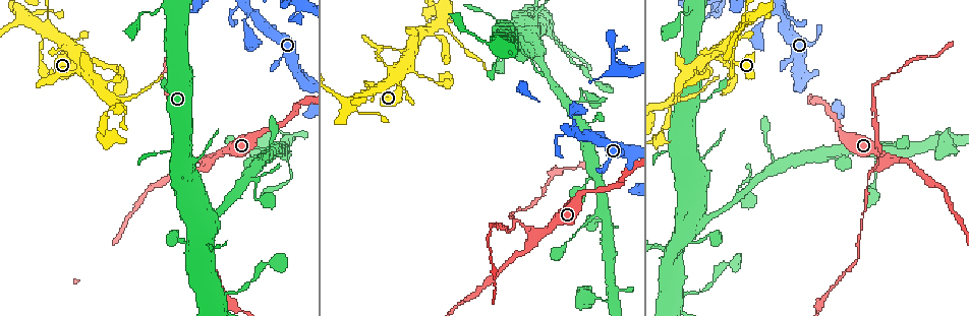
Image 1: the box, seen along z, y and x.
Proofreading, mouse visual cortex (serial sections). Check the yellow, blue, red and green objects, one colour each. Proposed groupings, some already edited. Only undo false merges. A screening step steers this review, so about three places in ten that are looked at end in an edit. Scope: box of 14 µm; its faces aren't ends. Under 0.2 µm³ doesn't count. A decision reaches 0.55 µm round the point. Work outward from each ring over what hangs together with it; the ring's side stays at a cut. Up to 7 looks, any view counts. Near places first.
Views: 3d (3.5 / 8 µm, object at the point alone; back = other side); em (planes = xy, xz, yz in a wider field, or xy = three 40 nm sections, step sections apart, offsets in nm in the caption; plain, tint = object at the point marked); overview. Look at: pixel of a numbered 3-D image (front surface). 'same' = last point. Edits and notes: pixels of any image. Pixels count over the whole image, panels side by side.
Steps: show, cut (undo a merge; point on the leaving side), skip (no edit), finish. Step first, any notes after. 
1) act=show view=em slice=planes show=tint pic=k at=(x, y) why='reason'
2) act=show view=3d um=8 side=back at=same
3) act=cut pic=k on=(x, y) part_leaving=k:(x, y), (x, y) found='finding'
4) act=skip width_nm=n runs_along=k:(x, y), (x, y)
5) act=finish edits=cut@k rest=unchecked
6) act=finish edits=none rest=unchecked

act=show view=3d um=3.5 pic=1 at=(549, 229)

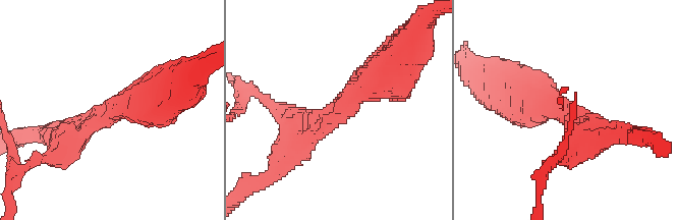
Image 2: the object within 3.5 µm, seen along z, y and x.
act=show view=em slice=xy step=5 show=tint pic=2 at=(336, 115) why='shape alone is not enough'

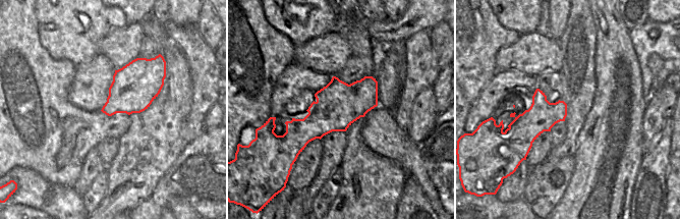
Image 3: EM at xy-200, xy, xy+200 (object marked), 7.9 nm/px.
act=show view=em slice=xy step=3 show=tint at=same

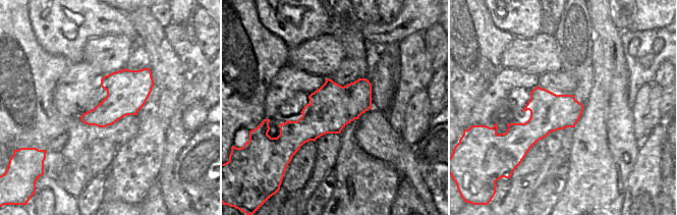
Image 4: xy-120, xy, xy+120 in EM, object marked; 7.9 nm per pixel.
act=skip arm_widths_nm=350,400,500 runs_along=2:(157, 97), (123, 103), (57, 156) found='continuous, no second cell'

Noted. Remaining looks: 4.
act=show view=3d um=3.5 pic=1 at=(867, 183) why='a narrow waist'

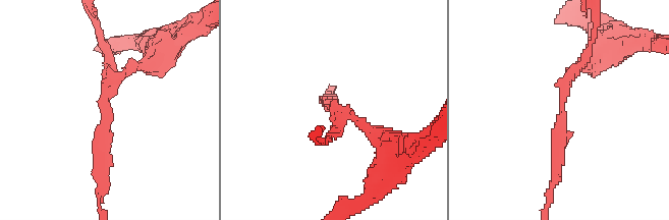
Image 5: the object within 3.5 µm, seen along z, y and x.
act=show view=em slice=xy step=3 show=tint pic=5 at=(331, 107) arm_widths_nm=150,200

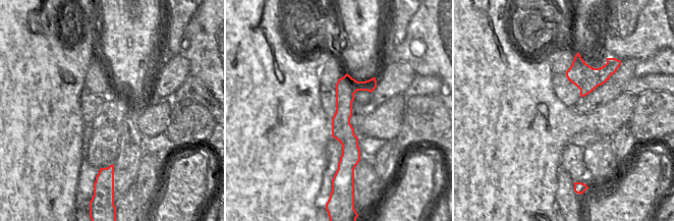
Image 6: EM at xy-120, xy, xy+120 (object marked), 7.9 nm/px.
act=cut pic=5 on=(562, 118) width_nm=170 part_leaving=5:(570, 76), (565, 83), (560, 120), (558, 170) found='two cells meet here'

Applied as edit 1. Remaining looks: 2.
act=show view=3d um=3.5 pic=1 at=(737, 27) why='thin arm on a thick one'

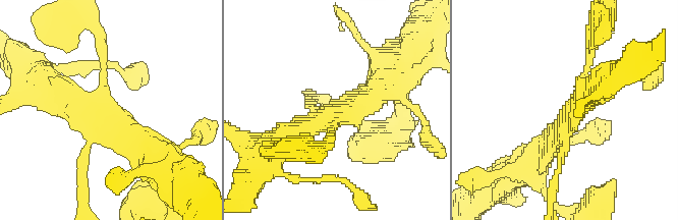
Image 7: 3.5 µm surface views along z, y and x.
act=show view=em slice=xy step=2 show=tint pic=7 at=(572, 112)

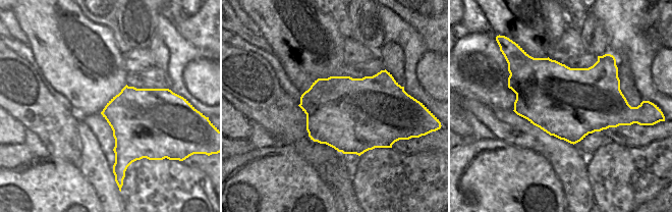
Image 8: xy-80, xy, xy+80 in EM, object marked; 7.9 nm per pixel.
act=skip found='continuous, no second cell'

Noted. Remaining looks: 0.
act=finish edits=cut@5 rest=unchecked

